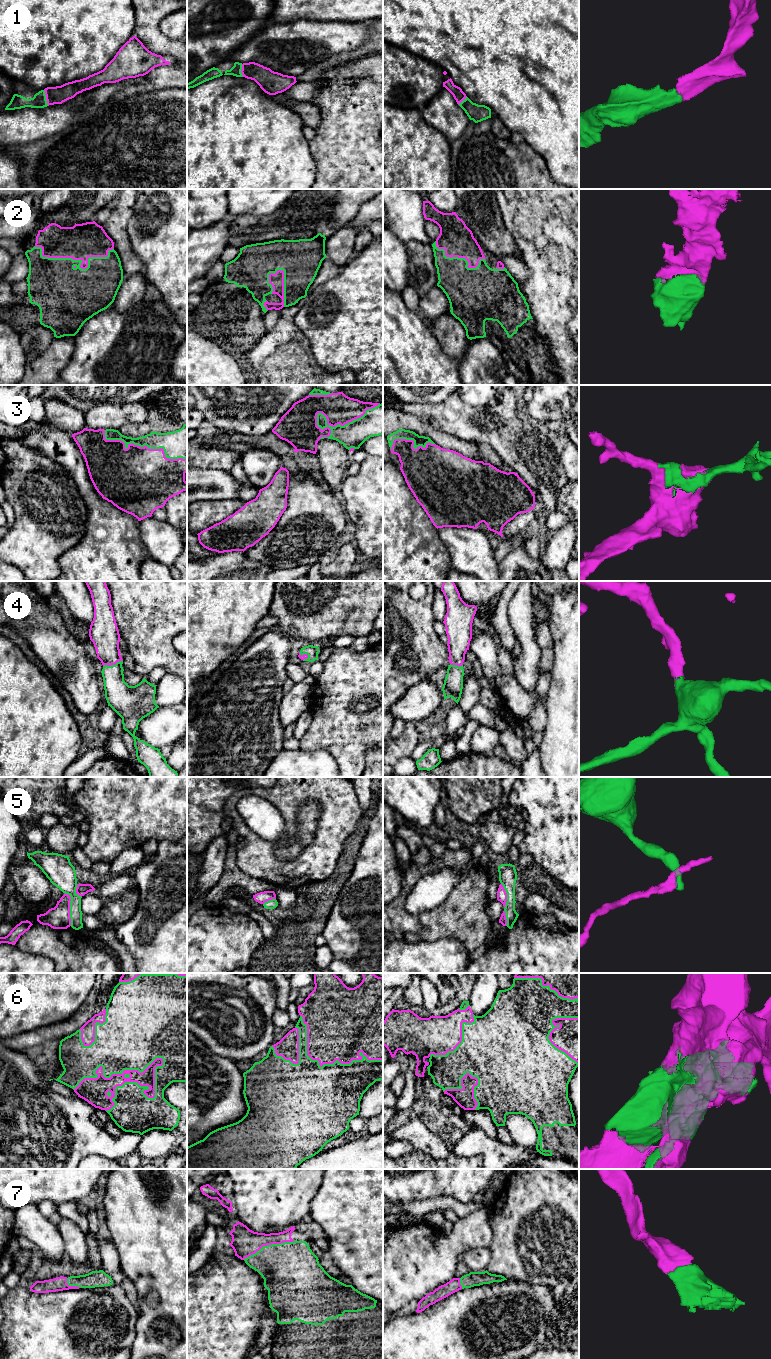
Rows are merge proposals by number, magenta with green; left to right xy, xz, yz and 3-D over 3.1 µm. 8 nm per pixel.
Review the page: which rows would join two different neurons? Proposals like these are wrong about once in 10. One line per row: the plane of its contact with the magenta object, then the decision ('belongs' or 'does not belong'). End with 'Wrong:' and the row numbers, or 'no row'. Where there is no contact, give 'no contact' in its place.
1: meets magenta in xy; belongs
2: meets magenta in xy; belongs
3: meets magenta in xz; belongs
4: meets magenta in xy; belongs
5: meets magenta in xy; does not belong
6: meets magenta in xy; belongs
7: meets magenta in xz; belongs
Wrong: 5

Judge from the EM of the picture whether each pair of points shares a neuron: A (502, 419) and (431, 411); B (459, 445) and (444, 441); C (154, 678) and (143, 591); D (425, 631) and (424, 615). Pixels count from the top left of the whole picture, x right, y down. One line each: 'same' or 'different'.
A: same
B: same
C: different
D: same

